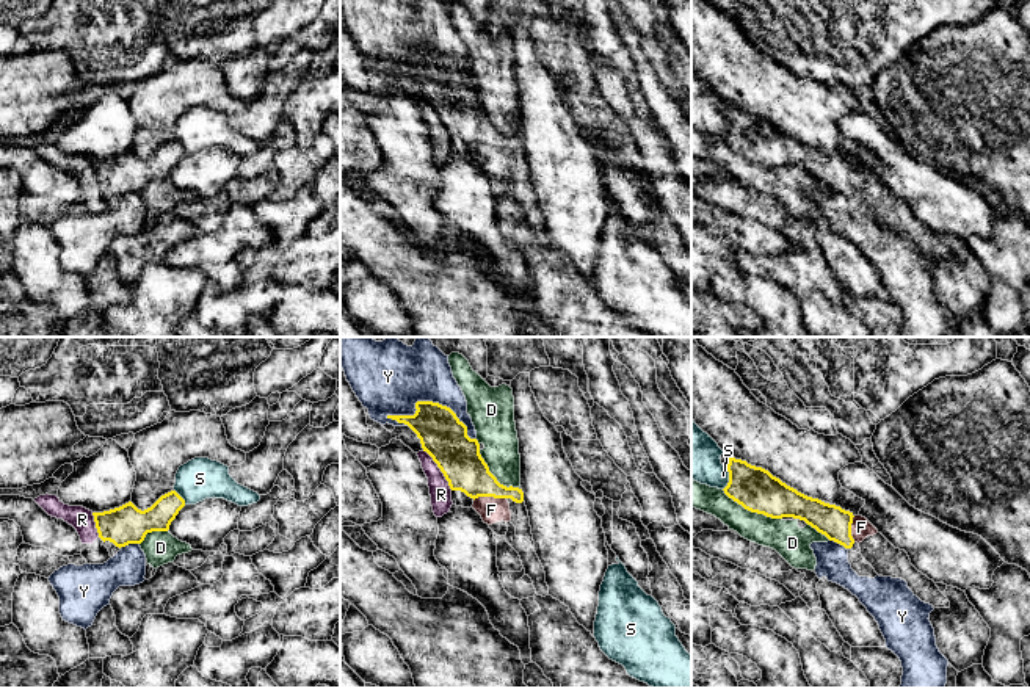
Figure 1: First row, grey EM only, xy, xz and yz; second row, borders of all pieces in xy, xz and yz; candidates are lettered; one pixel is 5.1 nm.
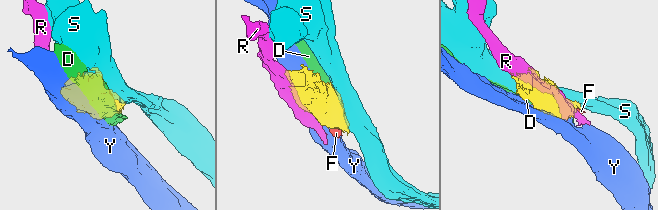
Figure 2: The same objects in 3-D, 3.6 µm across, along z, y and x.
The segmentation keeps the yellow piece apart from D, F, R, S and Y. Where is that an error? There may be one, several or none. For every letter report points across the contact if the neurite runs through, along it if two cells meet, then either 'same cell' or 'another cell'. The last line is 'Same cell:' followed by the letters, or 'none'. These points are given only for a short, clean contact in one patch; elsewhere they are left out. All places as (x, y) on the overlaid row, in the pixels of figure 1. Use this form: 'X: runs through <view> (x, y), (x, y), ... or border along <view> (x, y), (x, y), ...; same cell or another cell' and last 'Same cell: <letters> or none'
D: another cell
F: runs through xz (458, 458), (463, 467), (489, 496), (491, 510); same cell
R: another cell
S: another cell
Y: another cell
Same cell: F

